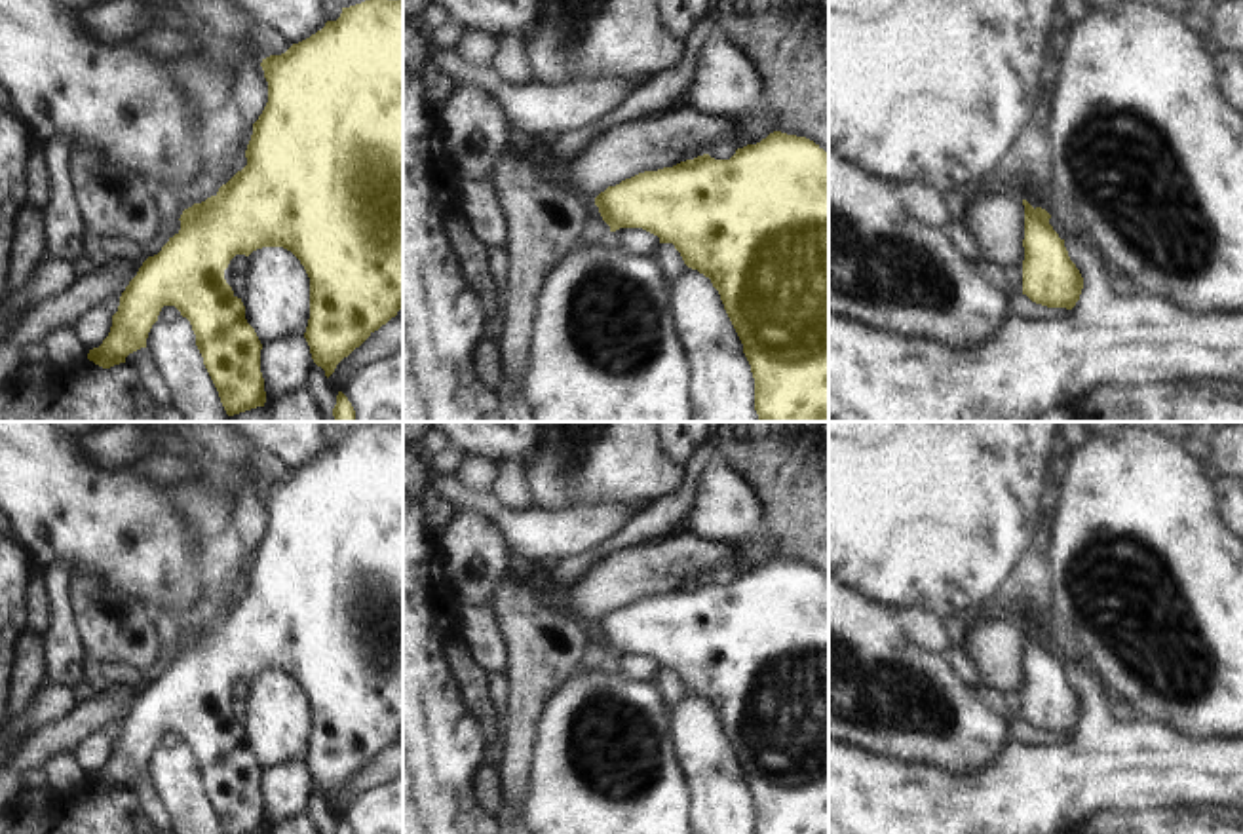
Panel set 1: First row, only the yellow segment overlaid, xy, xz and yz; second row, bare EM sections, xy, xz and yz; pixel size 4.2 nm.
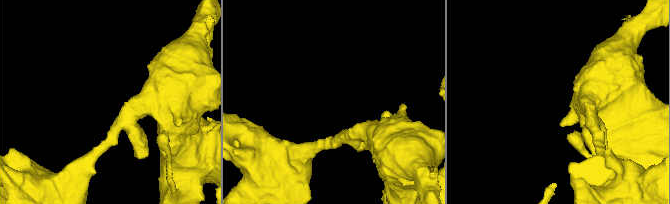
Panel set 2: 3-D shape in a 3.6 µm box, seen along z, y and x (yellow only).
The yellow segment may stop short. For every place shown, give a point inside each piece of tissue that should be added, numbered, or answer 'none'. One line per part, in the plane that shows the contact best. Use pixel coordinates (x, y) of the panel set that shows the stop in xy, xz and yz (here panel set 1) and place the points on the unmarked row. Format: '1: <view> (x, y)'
none

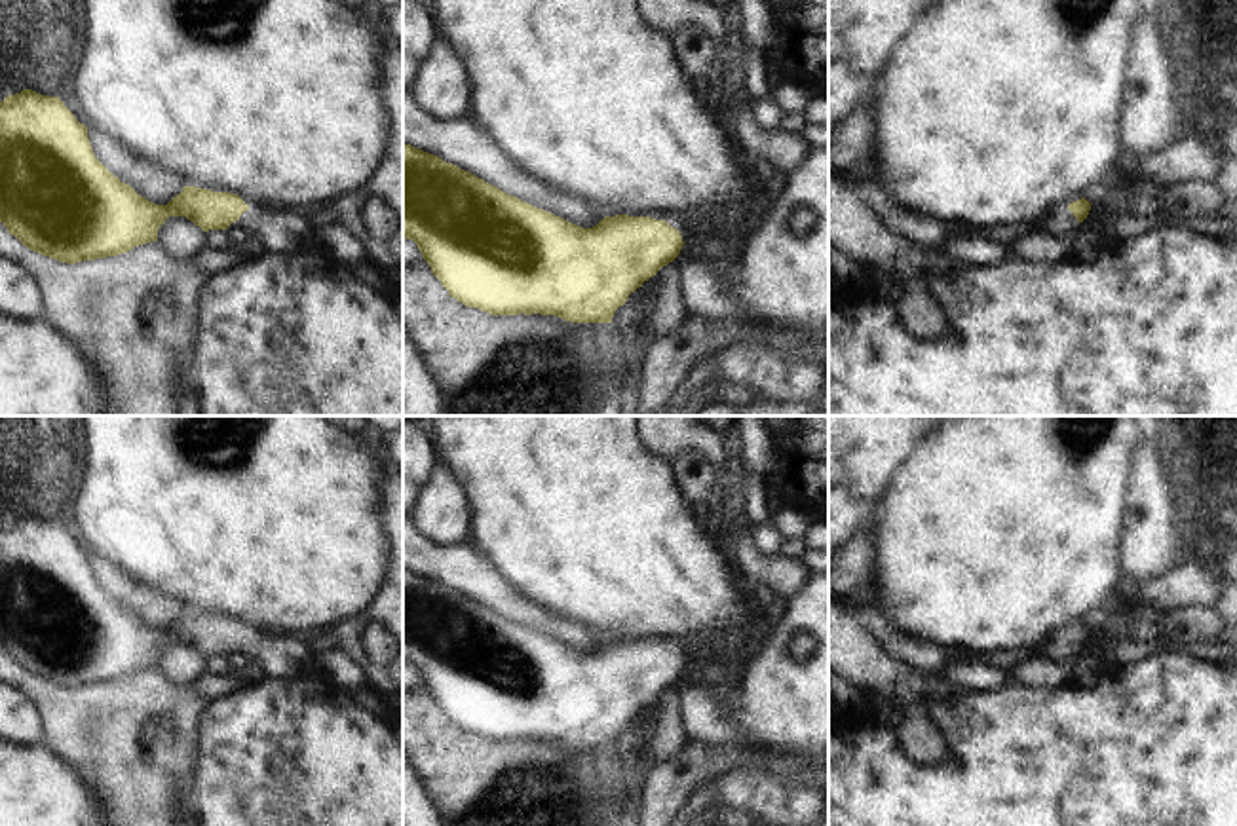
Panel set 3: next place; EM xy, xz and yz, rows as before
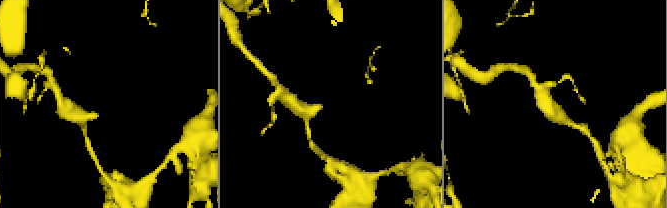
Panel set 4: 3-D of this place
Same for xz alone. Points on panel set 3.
none

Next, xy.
1: xy (284, 657)

